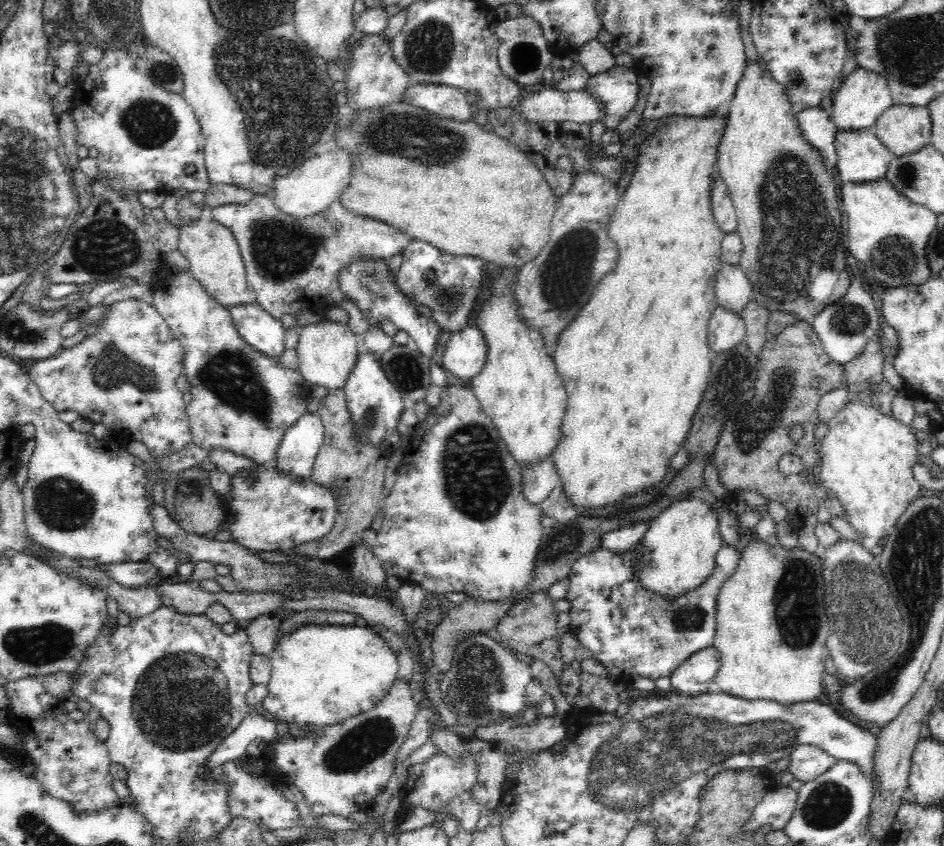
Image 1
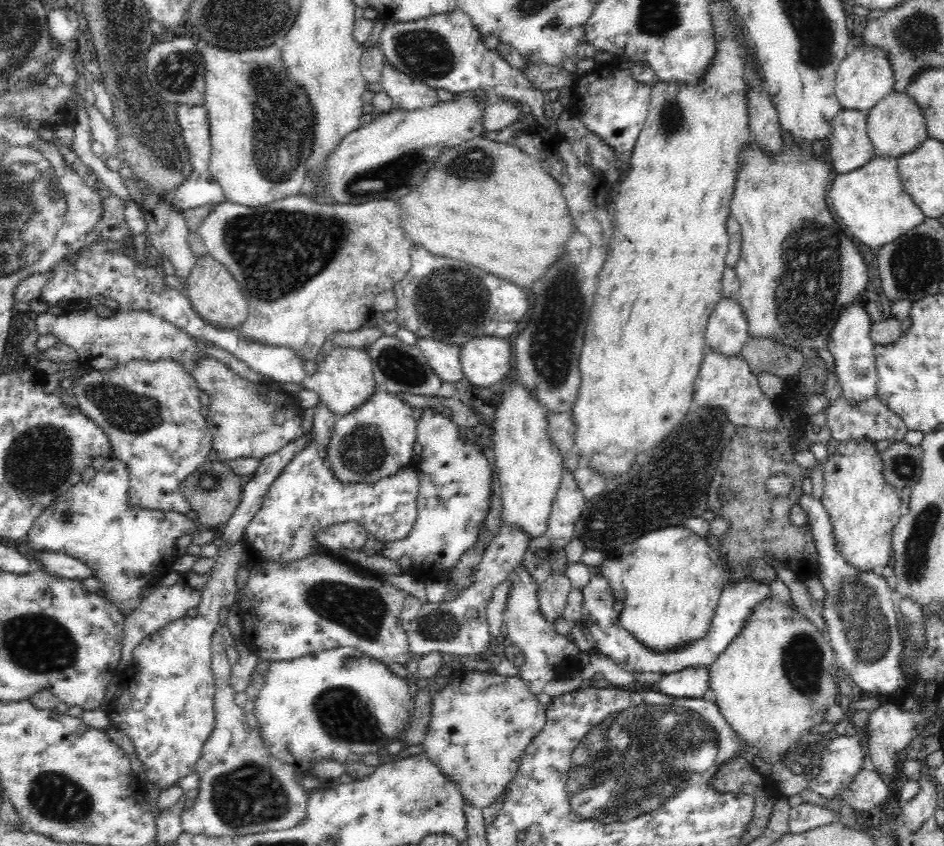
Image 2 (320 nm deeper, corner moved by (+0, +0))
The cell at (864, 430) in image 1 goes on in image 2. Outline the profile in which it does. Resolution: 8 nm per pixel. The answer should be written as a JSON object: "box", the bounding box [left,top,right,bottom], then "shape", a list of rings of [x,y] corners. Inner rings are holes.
{"box":[820,439,904,572],"shape":[[[870,439],[839,443],[833,456],[825,461],[823,474],[823,492],[820,502],[832,525],[834,547],[842,555],[848,565],[862,572],[878,572],[885,566],[892,566],[892,533],[904,513],[902,501],[898,493],[884,482],[882,475],[882,459],[876,451],[875,444]]]}

